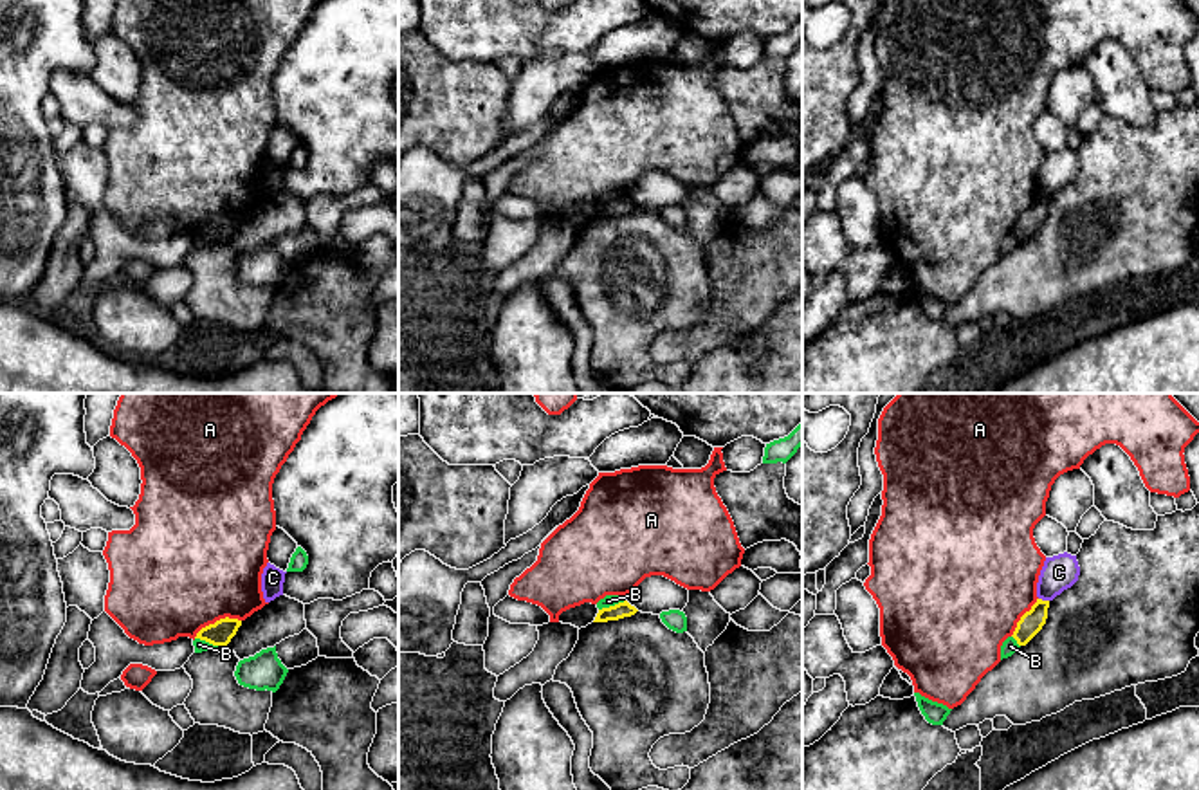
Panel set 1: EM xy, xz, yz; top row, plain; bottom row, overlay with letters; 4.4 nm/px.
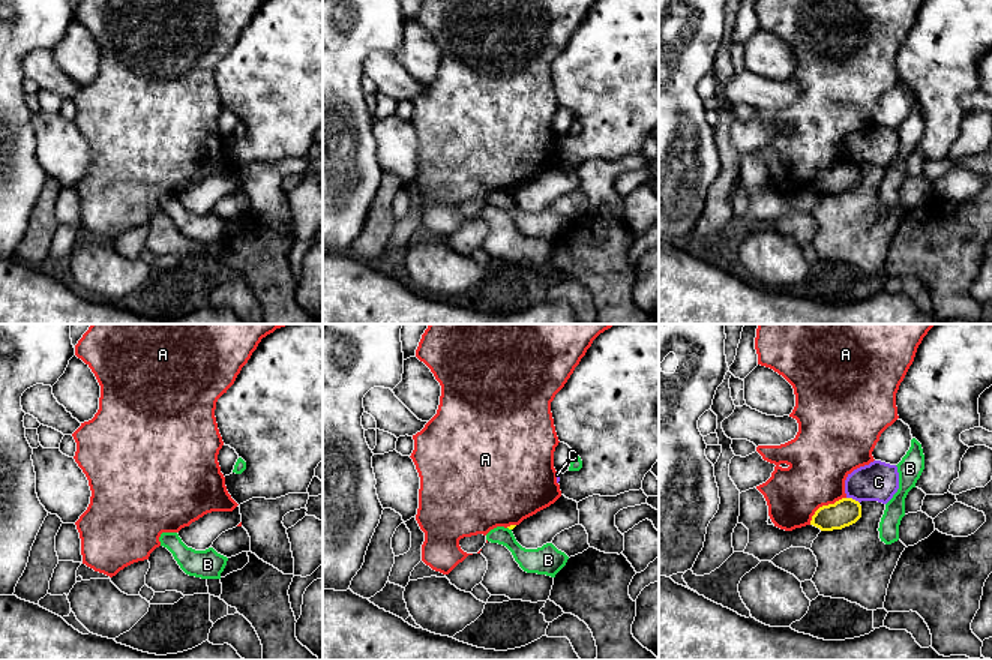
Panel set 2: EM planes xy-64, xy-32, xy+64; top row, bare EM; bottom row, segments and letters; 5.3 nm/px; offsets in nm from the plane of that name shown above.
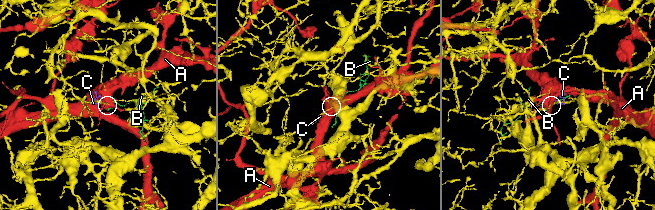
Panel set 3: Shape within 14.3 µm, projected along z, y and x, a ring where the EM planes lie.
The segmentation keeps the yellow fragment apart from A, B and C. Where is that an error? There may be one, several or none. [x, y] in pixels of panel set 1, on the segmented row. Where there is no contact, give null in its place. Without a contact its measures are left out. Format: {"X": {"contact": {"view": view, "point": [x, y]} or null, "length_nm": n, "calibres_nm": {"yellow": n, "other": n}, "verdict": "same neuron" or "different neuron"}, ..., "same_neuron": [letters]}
{"A": {"contact": {"view": "xy", "point": [217, 621]}, "length_nm": 240, "calibres_nm": {"yellow": 110, "other": 500}, "verdict": "different neuron"}, "B": {"contact": {"view": "xz", "point": [612, 606]}, "length_nm": 130, "calibres_nm": {"yellow": 70, "other": 50}, "verdict": "different neuron"}, "C": {"contact": {"view": "yz", "point": [1044, 601]}, "length_nm": 50, "calibres_nm": {"yellow": 100, "other": 160}, "verdict": "different neuron"}, "same_neuron": []}

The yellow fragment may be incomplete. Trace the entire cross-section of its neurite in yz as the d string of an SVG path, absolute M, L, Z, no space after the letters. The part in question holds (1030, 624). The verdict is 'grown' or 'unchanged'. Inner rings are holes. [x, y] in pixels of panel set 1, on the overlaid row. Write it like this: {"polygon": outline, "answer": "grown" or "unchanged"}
{"polygon": "M1037 599L1030 611L1026 611L1013 631L1019 646L1026 646L1046 624L1049 601Z", "answer": "unchanged"}

